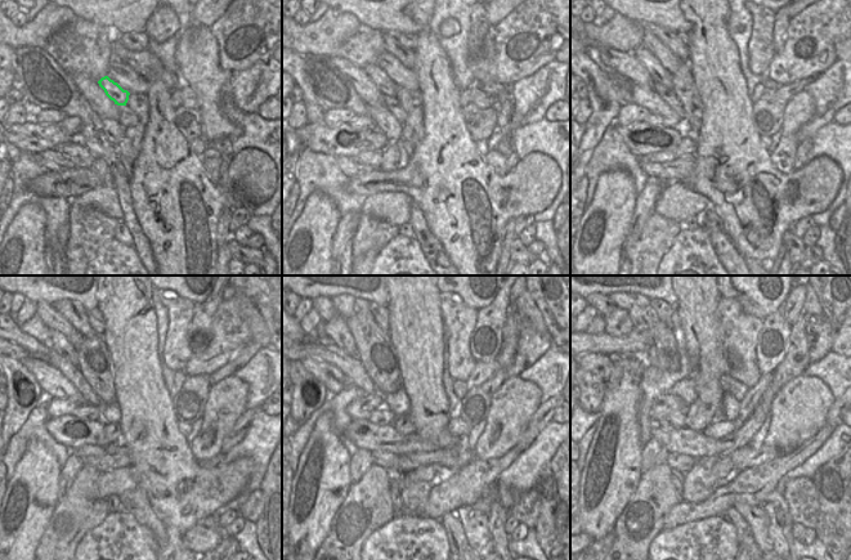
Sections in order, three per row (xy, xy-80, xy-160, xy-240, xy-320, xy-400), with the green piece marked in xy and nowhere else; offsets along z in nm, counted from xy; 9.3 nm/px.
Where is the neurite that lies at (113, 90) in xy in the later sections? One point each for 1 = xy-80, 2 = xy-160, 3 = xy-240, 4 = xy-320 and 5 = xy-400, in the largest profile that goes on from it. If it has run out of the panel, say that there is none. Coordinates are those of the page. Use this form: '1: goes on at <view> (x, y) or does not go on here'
1: goes on at xy-80 (383, 81)
2: goes on at xy-160 (659, 75)
3: goes on at xy-240 (59, 343)
4: goes on at xy-320 (336, 328)
5: goes on at xy-400 (618, 323)

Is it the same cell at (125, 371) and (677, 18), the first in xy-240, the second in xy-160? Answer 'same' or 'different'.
different

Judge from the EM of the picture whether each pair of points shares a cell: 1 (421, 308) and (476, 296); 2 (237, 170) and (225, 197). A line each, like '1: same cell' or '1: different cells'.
1: different cells
2: same cell

